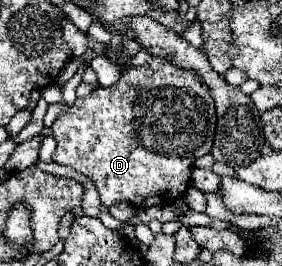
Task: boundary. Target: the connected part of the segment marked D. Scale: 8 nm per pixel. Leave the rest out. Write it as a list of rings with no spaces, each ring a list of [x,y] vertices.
[[[141,48],[133,58],[131,58],[131,64],[129,64],[129,70],[121,74],[121,78],[117,80],[117,84],[109,86],[109,88],[95,88],[89,96],[83,96],[83,98],[77,98],[73,104],[67,106],[67,112],[61,114],[51,130],[53,130],[53,138],[57,142],[57,150],[55,150],[55,156],[53,156],[53,162],[57,164],[63,164],[63,166],[71,166],[73,170],[85,174],[85,176],[91,176],[99,196],[101,196],[101,202],[105,206],[111,206],[115,202],[131,202],[135,206],[141,206],[141,208],[149,208],[149,206],[167,206],[179,198],[185,196],[185,188],[191,186],[191,166],[197,158],[205,156],[211,152],[211,146],[213,146],[213,136],[215,136],[215,122],[217,122],[217,116],[215,116],[215,102],[211,100],[211,96],[207,94],[207,86],[199,80],[199,76],[195,76],[195,72],[191,70],[183,70],[183,68],[175,68],[171,64],[171,60],[163,58],[163,56],[151,56],[145,48]]]

